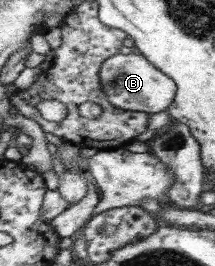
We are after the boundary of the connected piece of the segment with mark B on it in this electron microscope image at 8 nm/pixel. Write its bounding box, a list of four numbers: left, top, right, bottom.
[100,54,177,114]

